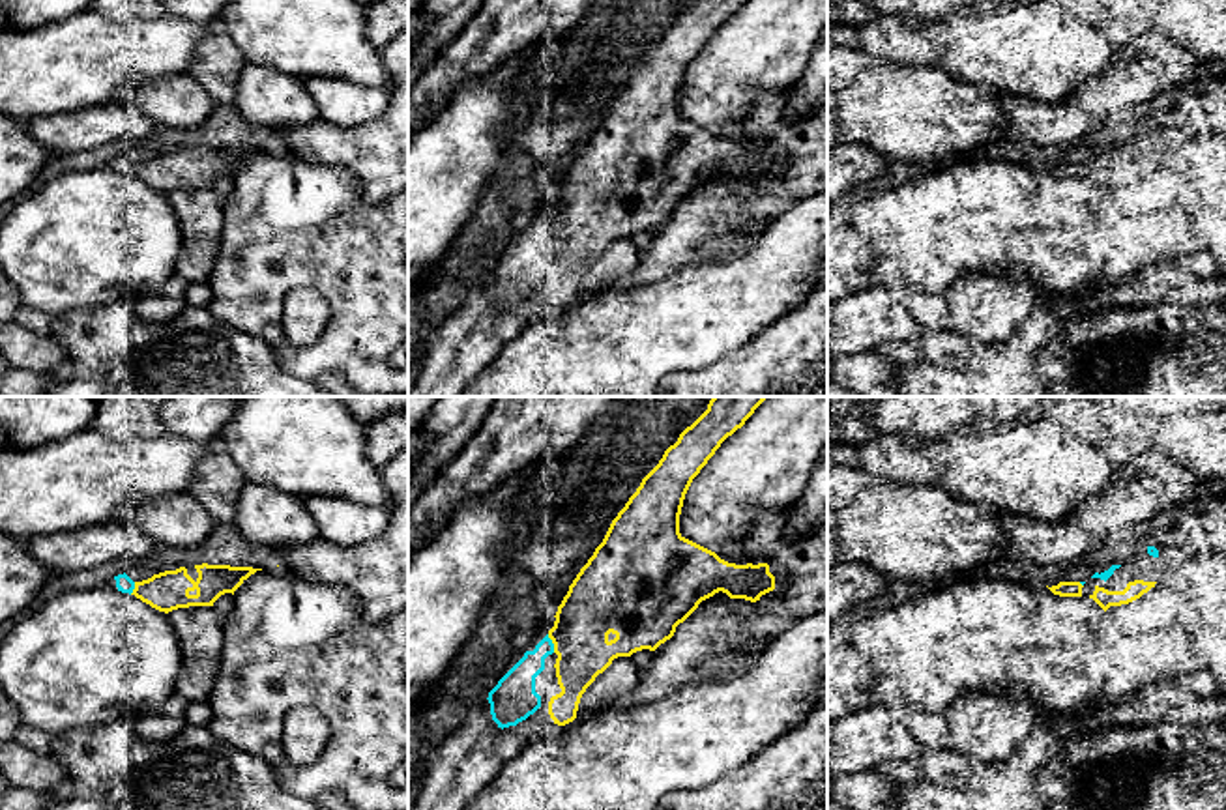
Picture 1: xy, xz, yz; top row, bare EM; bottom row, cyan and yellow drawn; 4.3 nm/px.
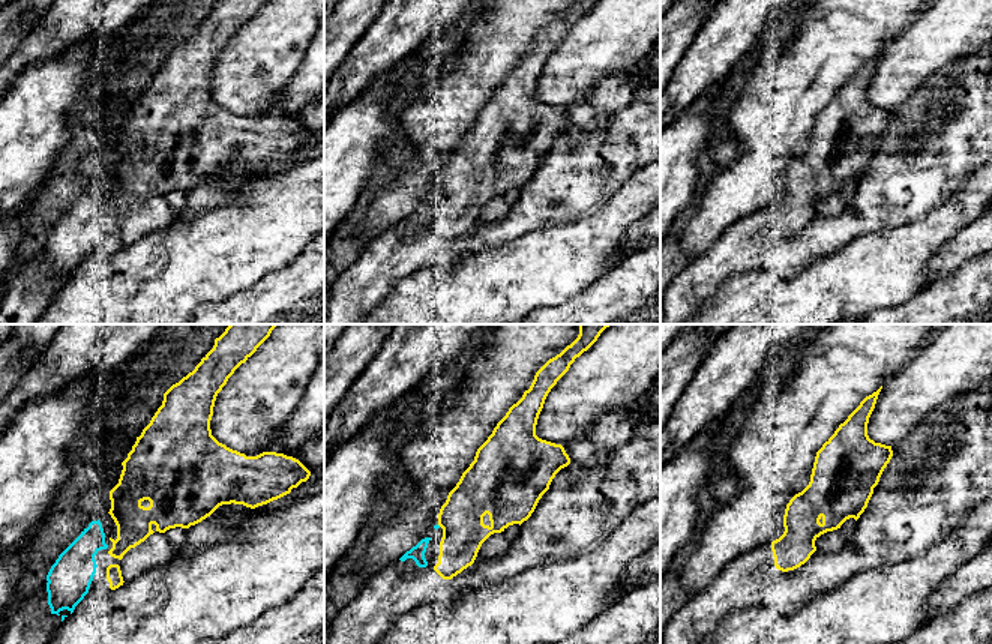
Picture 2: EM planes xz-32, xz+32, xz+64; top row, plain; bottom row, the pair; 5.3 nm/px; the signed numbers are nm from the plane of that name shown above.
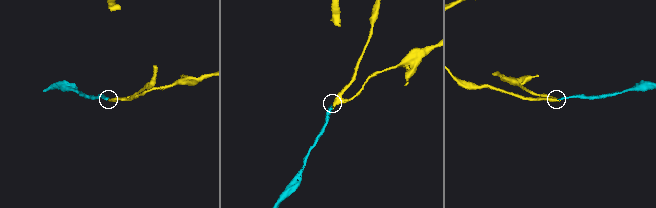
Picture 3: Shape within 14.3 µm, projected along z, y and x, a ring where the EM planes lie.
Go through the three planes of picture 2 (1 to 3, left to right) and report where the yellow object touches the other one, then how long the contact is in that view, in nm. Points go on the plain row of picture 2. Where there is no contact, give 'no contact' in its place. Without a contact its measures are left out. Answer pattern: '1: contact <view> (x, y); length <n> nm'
1: no contact
2: no contact
3: no contact

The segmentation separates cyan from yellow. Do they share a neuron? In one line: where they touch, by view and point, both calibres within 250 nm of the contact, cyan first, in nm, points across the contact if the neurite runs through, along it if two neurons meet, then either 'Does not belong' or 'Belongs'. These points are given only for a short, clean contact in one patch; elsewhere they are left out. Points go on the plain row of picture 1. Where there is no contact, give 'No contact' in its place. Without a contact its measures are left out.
Touches cyan at xz (553, 225). Thickness 160 nm (cyan) against 280 nm. Belongs

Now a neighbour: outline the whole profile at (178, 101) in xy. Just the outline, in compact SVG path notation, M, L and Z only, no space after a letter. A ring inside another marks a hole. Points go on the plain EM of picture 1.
M189 75L127 84L118 90L116 99L137 108L161 129L198 127L208 120L215 105Z

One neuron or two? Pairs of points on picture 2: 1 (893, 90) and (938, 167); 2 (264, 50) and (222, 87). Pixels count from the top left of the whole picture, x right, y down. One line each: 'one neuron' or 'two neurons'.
1: two neurons
2: one neuron

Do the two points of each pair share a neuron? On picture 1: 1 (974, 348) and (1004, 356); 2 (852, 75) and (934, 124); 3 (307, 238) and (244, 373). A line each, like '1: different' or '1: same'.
1: same
2: same
3: different

